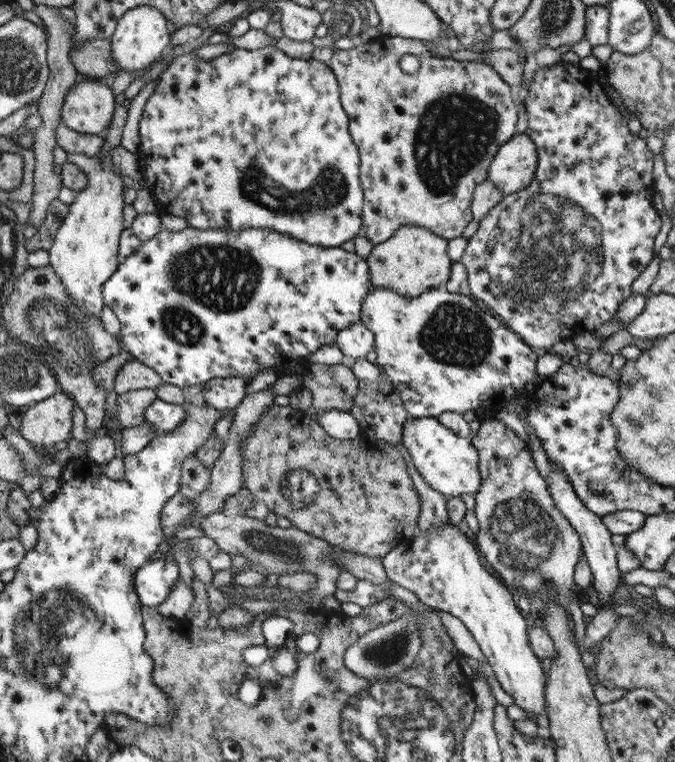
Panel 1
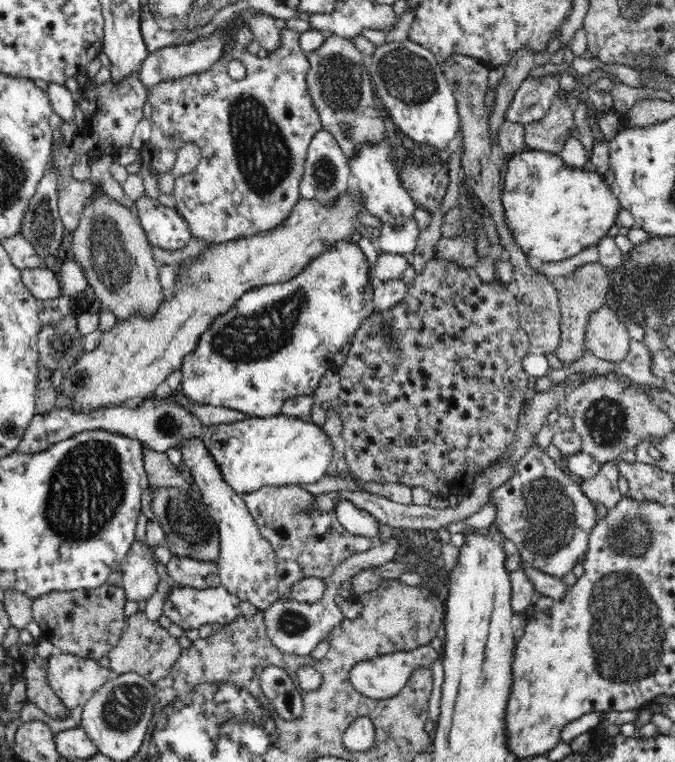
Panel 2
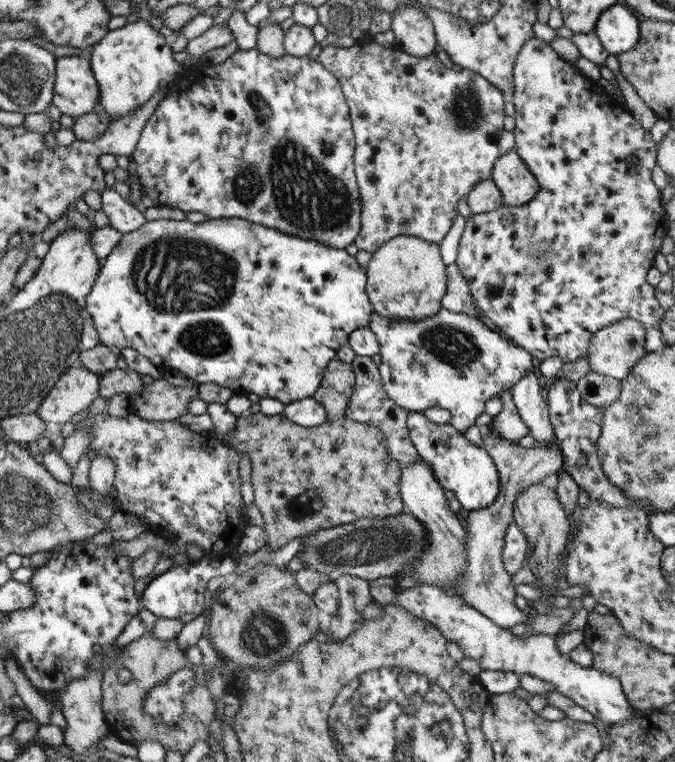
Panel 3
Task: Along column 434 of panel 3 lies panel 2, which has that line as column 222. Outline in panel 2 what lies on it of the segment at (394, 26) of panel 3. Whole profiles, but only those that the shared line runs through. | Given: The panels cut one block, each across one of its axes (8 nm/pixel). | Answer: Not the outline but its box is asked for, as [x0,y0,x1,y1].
[139,12,280,95]

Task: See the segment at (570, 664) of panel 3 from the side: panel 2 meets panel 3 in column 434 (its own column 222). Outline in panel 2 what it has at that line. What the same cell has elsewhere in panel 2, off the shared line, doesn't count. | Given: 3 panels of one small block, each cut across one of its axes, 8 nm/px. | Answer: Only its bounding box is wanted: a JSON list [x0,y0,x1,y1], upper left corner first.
[163,586,241,631]

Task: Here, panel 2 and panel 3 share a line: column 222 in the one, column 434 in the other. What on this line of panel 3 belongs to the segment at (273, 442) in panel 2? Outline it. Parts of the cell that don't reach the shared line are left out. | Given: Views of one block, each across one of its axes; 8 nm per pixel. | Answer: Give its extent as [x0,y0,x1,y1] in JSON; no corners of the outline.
[407,412,500,511]

